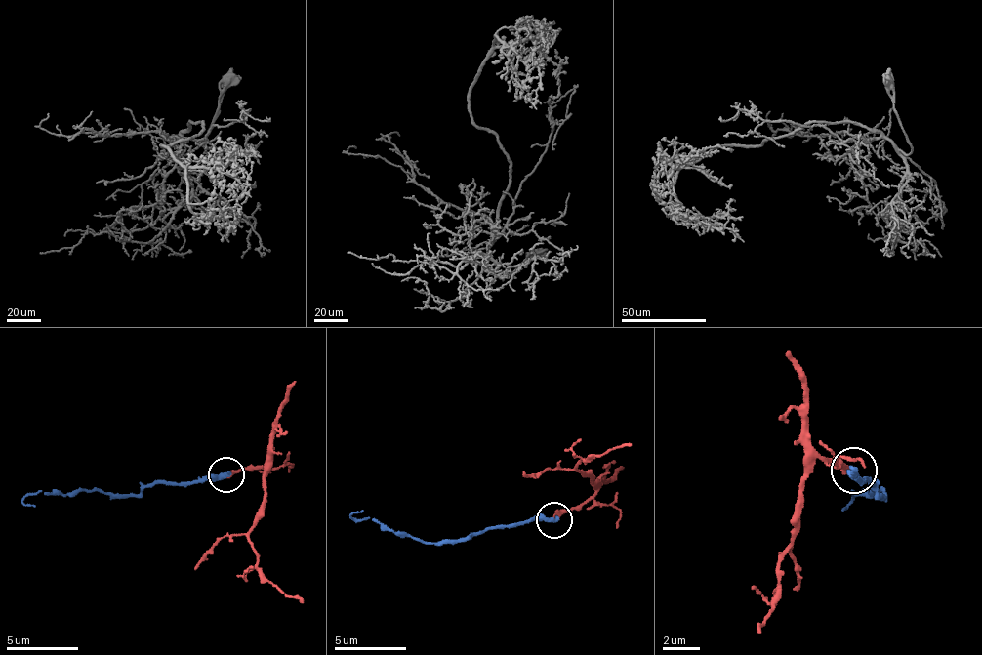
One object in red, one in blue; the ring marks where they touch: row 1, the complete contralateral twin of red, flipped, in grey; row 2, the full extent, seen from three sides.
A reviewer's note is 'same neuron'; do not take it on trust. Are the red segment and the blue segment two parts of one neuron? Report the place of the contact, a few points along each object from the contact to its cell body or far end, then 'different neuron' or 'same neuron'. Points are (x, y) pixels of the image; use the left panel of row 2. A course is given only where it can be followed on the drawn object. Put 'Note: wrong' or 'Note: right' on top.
Note: right
(225, 474) | red via (225, 475), (268, 465), (261, 518), (250, 533), (257, 569), (304, 601) | blue via (225, 475), (156, 482), (139, 493), (56, 493), (41, 490), (30, 493), (22, 501), (34, 508) | same neuron

